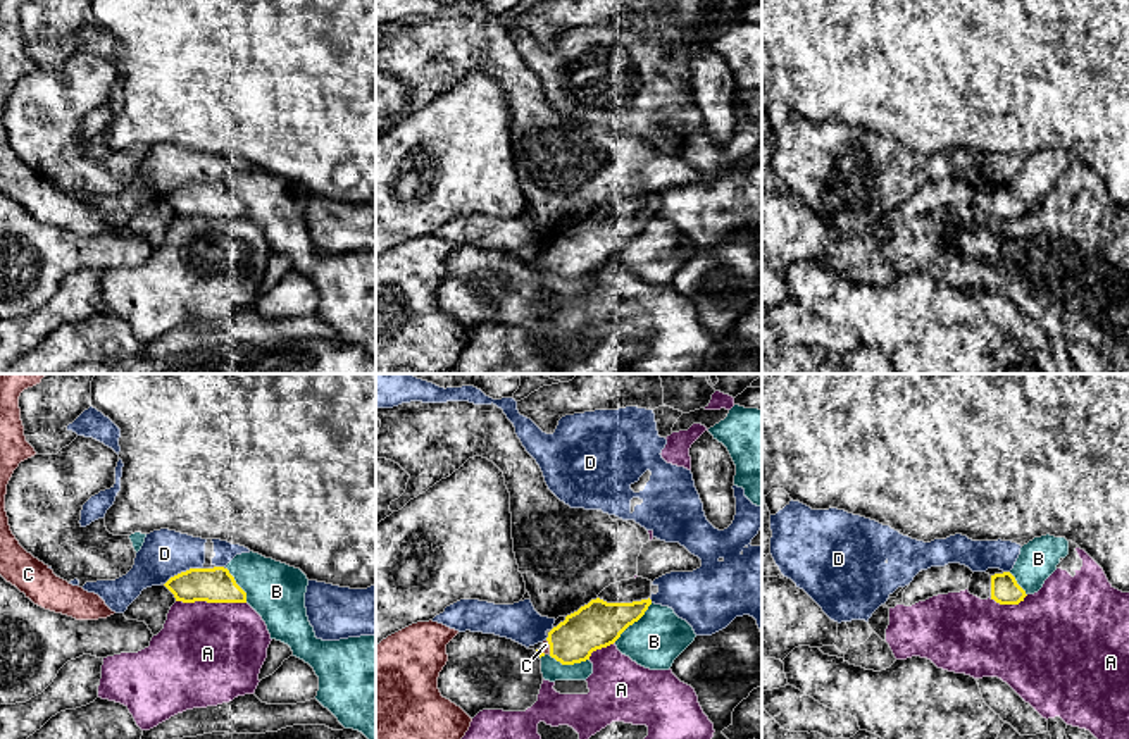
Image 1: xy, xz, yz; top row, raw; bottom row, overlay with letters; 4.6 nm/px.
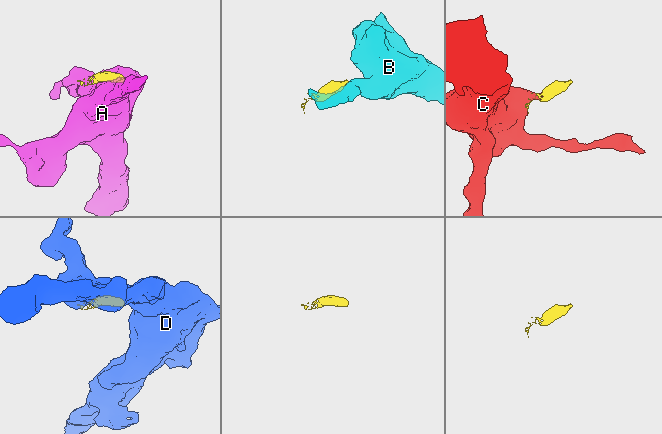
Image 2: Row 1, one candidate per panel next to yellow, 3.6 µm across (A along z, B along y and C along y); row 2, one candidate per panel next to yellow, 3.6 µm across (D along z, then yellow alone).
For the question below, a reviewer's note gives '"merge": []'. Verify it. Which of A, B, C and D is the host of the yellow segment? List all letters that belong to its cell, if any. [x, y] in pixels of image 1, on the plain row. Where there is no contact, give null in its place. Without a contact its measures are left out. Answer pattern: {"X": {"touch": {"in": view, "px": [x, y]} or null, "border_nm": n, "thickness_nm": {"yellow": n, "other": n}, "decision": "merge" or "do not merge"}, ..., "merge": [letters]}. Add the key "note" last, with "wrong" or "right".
{"A": {"touch": {"in": "xy", "px": [211, 216]}, "border_nm": 320, "thickness_nm": {"yellow": 160, "other": 480}, "decision": "do not merge"}, "B": {"touch": {"in": "xz", "px": [633, 236]}, "border_nm": 260, "thickness_nm": {"yellow": 220, "other": 240}, "decision": "do not merge"}, "C": {"touch": {"in": "xz", "px": [550, 260]}, "border_nm": 70, "thickness_nm": {"yellow": 220, "other": 40}, "decision": "merge"}, "D": {"touch": {"in": "xy", "px": [183, 186]}, "border_nm": 200, "thickness_nm": {"yellow": 160, "other": 220}, "decision": "do not merge"}, "merge": ["C"], "note": "wrong"}

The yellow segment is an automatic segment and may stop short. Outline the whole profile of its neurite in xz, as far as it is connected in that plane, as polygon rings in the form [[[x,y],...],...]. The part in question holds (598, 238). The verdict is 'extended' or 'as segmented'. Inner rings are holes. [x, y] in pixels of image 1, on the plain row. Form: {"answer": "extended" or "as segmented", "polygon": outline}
{"answer": "extended", "polygon": [[[650,212],[633,217],[591,214],[553,241],[536,267],[540,272],[550,269],[562,279],[586,276],[593,265],[614,258],[629,239],[645,229],[650,219]]]}

